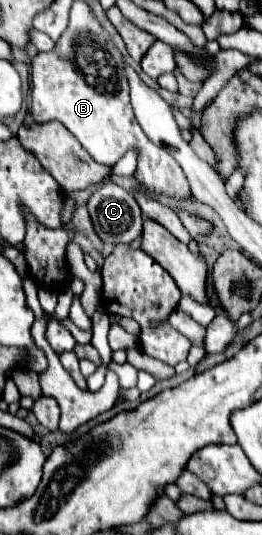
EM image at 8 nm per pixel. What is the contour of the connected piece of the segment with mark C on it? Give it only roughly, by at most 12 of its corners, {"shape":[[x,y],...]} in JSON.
{"shape":[[114,182],[88,202],[98,236],[128,244],[142,234],[134,196]]}

